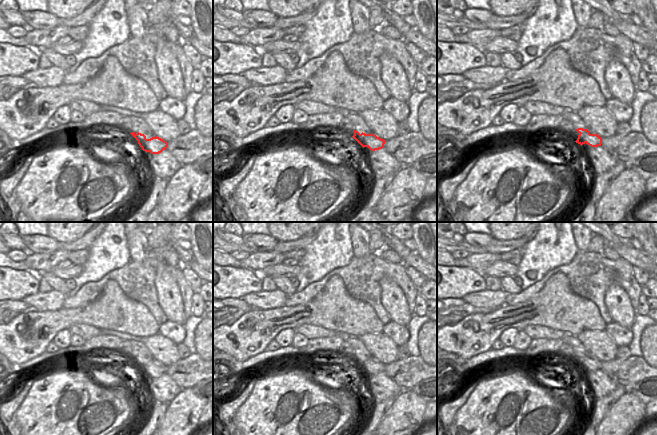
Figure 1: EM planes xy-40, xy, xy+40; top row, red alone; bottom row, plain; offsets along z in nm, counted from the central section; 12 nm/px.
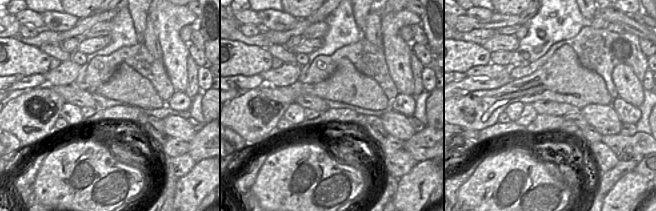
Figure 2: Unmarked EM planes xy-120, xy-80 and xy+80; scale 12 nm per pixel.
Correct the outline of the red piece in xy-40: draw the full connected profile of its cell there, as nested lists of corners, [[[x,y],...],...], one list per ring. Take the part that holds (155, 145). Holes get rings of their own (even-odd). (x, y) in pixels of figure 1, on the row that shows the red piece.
[[[130,133],[137,141],[139,146],[145,152],[150,152],[151,154],[159,154],[163,150],[166,150],[168,146],[168,142],[164,141],[163,139],[155,136],[150,139],[147,139],[144,134],[141,133]]]

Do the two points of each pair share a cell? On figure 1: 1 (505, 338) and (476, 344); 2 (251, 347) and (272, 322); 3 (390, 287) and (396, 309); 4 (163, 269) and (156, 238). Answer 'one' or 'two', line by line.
1: two
2: one
3: one
4: two

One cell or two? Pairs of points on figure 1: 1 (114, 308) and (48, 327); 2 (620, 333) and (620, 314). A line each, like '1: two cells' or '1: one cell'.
1: one cell
2: two cells

